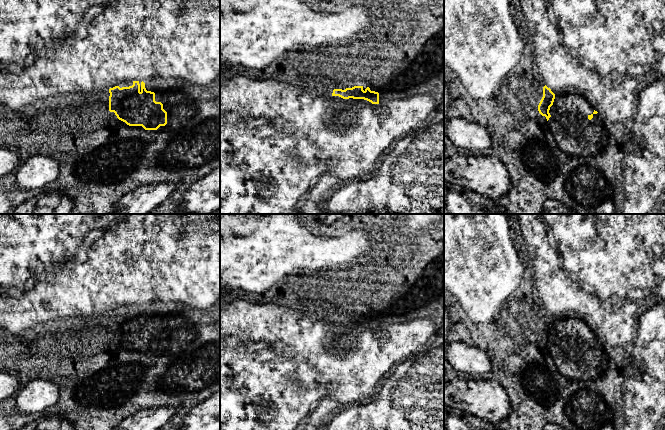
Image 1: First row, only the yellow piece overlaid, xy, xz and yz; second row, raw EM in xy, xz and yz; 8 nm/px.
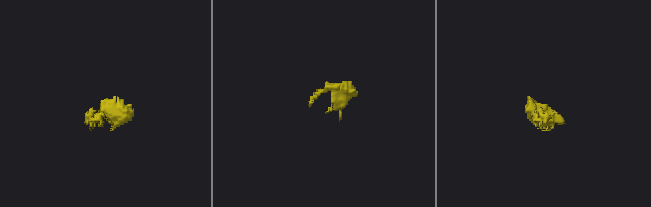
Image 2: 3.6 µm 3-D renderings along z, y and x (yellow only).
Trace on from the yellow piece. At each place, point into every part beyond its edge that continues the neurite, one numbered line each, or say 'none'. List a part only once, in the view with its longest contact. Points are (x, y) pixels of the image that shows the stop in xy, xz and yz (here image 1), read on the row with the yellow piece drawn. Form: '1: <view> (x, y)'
1: yz (576, 135)

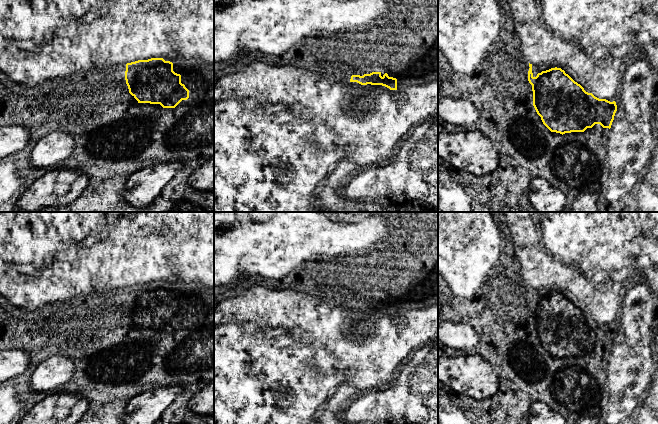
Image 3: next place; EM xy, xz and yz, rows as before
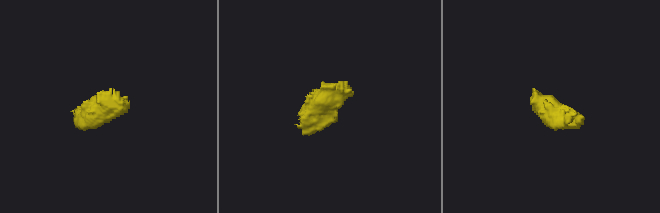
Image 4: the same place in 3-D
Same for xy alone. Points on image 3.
none

